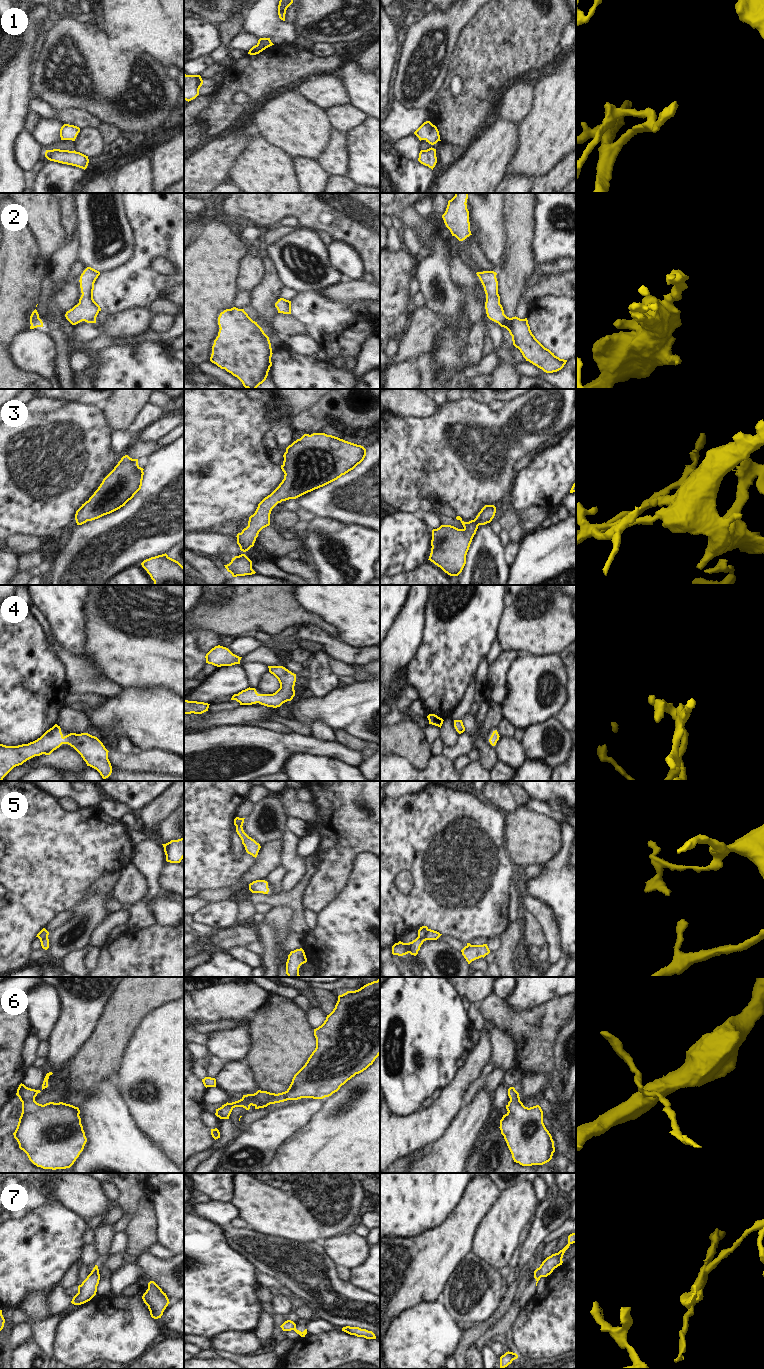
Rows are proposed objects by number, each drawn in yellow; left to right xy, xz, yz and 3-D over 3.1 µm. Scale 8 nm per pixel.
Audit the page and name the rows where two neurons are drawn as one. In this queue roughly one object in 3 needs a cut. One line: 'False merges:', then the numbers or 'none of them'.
False merges: 5, 7.

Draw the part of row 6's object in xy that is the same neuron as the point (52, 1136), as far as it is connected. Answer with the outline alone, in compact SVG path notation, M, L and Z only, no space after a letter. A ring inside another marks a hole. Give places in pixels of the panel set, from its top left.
M19 1085L16 1095L22 1102L22 1113L14 1138L37 1167L70 1168L87 1142L80 1110L63 1102L39 1104L35 1097L40 1092Z

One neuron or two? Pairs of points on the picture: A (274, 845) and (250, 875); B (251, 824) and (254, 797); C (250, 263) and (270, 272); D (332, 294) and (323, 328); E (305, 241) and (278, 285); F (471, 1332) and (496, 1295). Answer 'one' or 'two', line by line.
A: one
B: two
C: two
D: two
E: two
F: two

